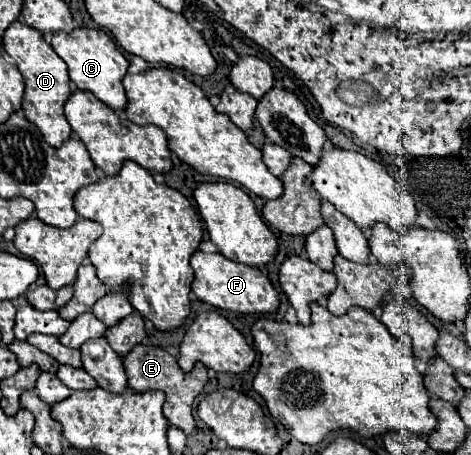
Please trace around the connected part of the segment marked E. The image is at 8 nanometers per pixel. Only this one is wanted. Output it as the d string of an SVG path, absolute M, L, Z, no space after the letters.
M139 344L127 356L123 356L123 364L125 364L125 372L129 376L129 388L131 390L135 390L135 392L163 390L167 394L163 414L169 420L169 424L181 428L185 434L195 432L197 426L195 426L191 404L195 402L195 398L199 396L199 392L203 390L203 386L207 382L207 368L201 362L195 364L191 372L183 372L177 364L177 358L167 354L163 348L151 346L151 344Z

